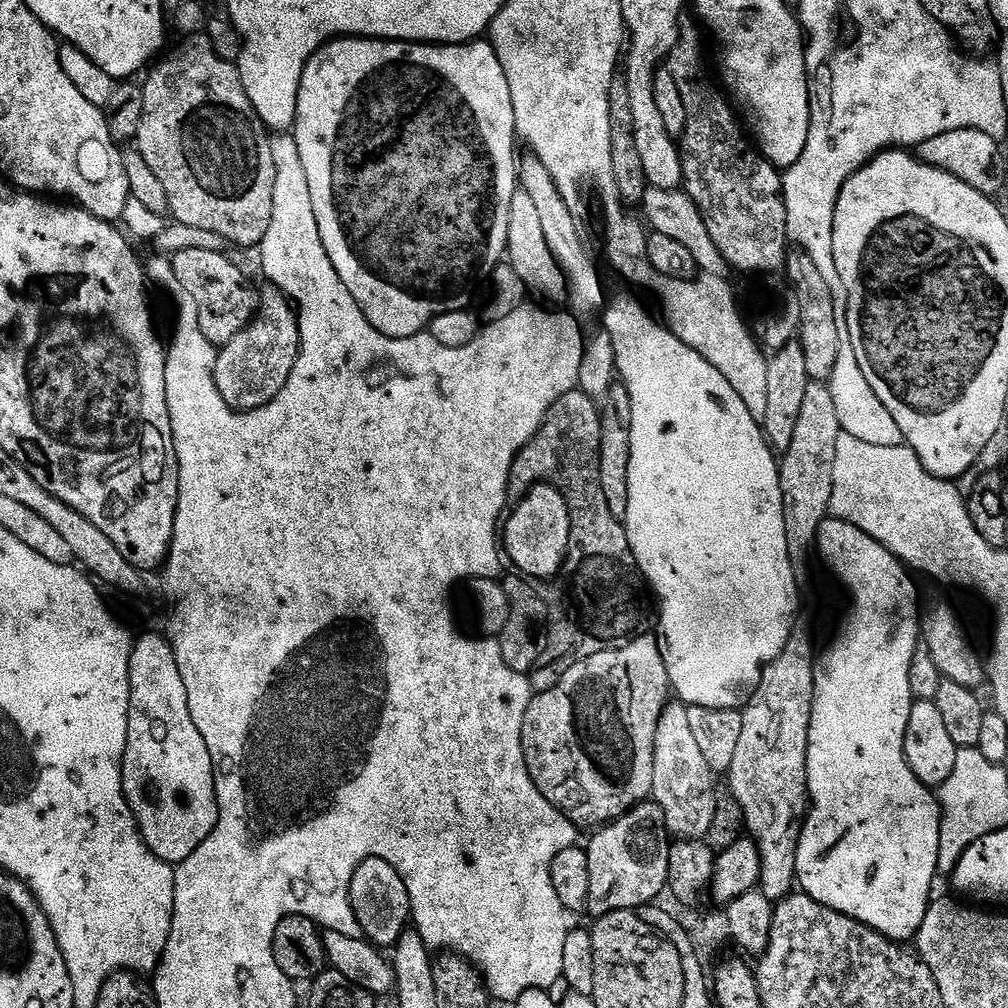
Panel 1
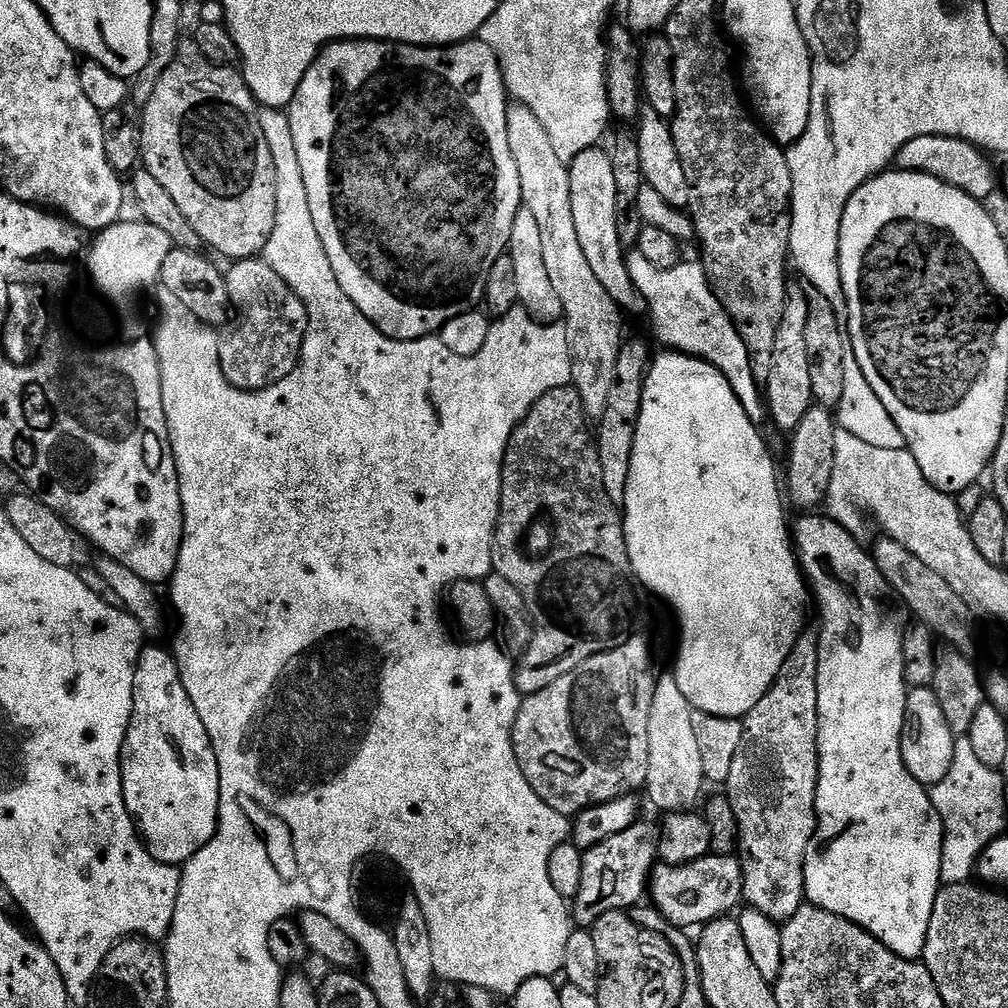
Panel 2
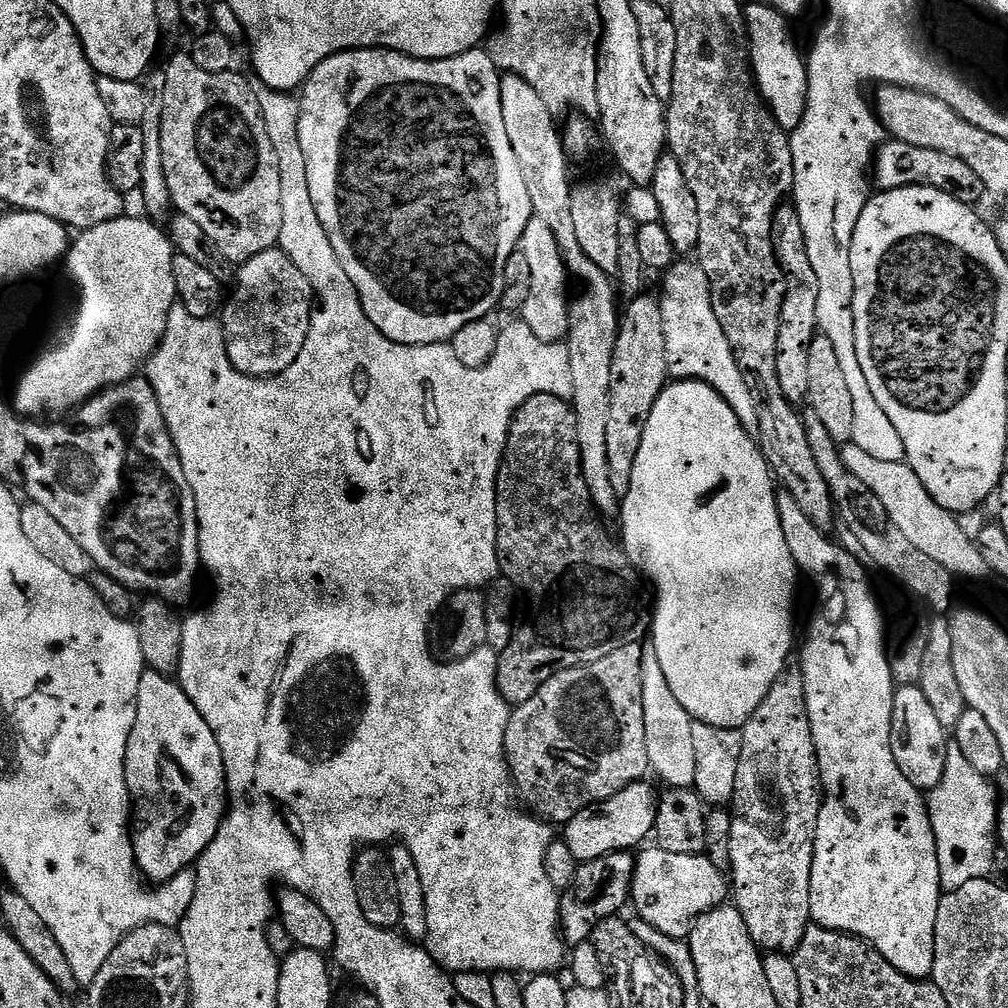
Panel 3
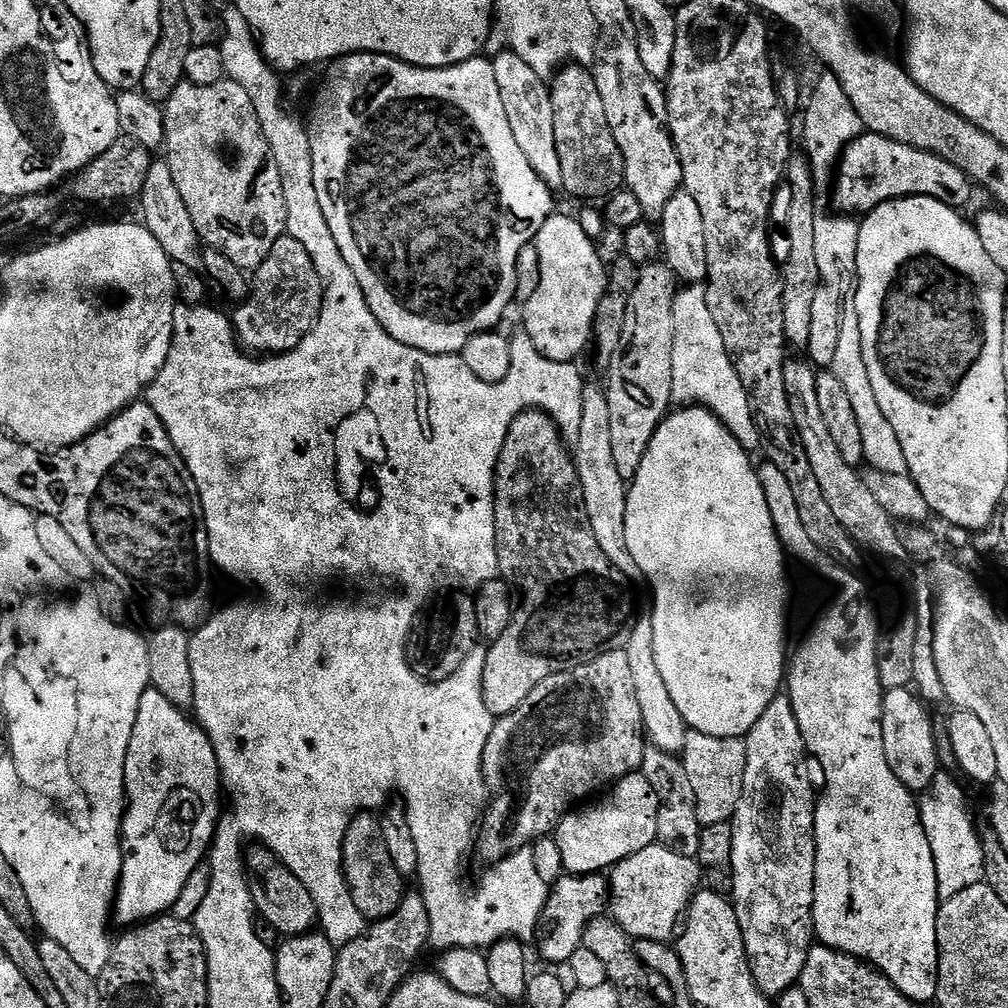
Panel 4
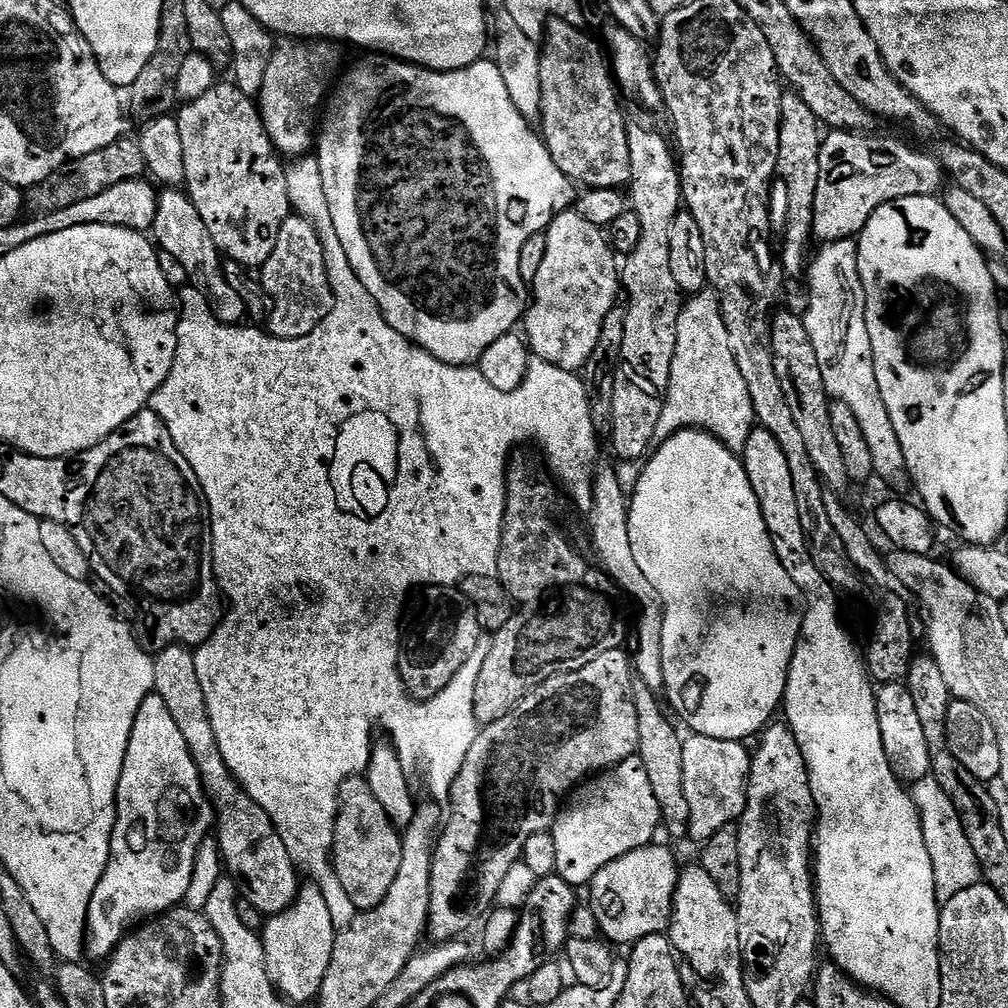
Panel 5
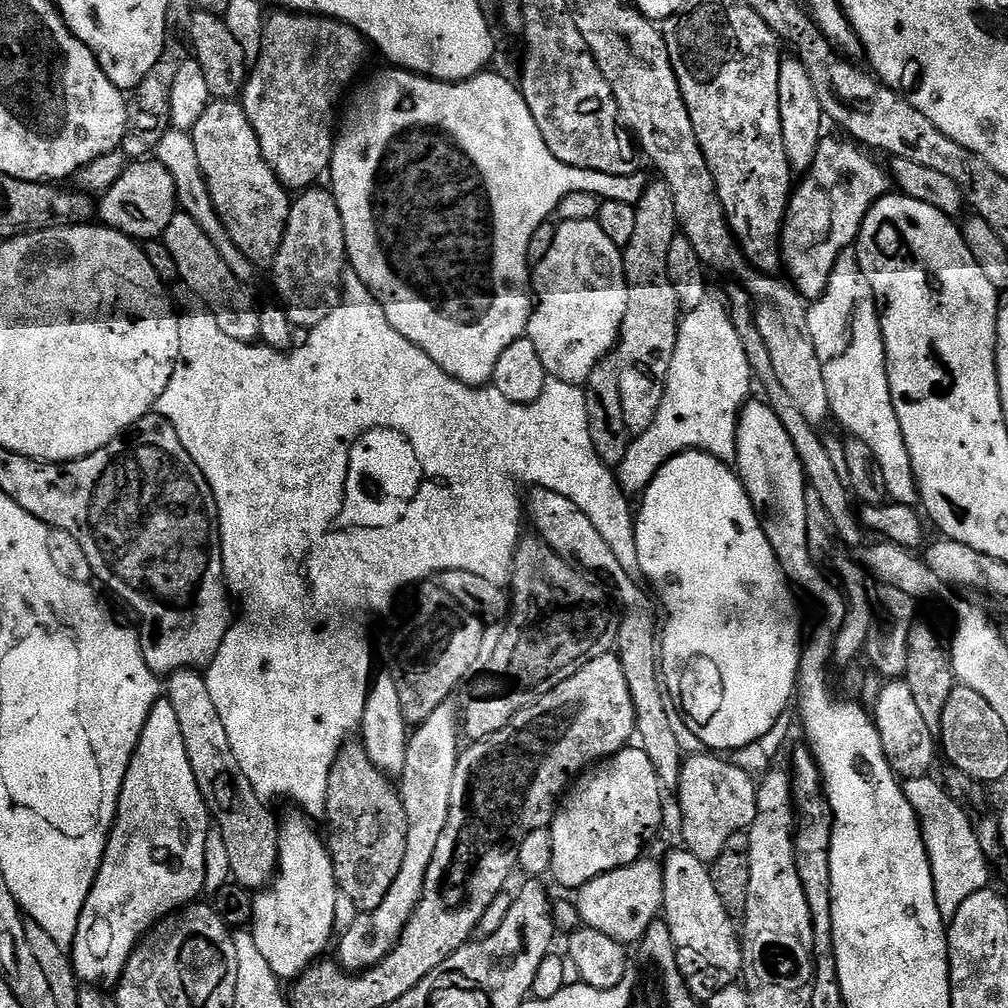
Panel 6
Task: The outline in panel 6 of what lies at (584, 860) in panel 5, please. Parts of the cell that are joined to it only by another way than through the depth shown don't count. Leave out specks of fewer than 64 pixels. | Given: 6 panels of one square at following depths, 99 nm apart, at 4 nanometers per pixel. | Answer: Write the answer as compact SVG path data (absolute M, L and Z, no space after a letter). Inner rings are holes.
M629 746L619 753L620 755L620 784L613 782L614 792L606 792L610 800L606 800L608 808L596 810L596 822L598 824L586 824L586 832L590 838L586 840L574 840L572 844L566 842L566 848L558 848L551 855L551 877L564 888L578 890L588 881L595 877L608 873L610 870L624 868L633 864L642 855L642 848L646 838L650 837L662 822L662 794L664 794L657 772L650 762L649 755L639 746Z

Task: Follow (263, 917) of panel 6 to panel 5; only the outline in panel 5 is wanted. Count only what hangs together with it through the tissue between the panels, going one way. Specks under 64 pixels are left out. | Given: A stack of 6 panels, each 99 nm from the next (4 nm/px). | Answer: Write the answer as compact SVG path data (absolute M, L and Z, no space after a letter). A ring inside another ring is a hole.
M311 882L301 887L296 901L285 912L267 917L262 928L262 959L277 992L285 1000L293 1005L311 1005L319 997L326 970L330 970L337 931L326 898L322 898L320 888Z

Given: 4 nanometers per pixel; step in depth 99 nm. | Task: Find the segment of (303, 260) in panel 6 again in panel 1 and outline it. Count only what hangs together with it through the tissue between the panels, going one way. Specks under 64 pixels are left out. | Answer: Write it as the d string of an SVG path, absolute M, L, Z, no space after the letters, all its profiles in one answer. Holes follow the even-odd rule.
M275 286L261 287L258 292L256 316L244 331L239 332L230 342L226 342L215 353L212 377L218 386L218 394L235 412L253 412L266 406L286 386L290 374L294 370L294 362L300 357L300 321L298 313L287 296Z

